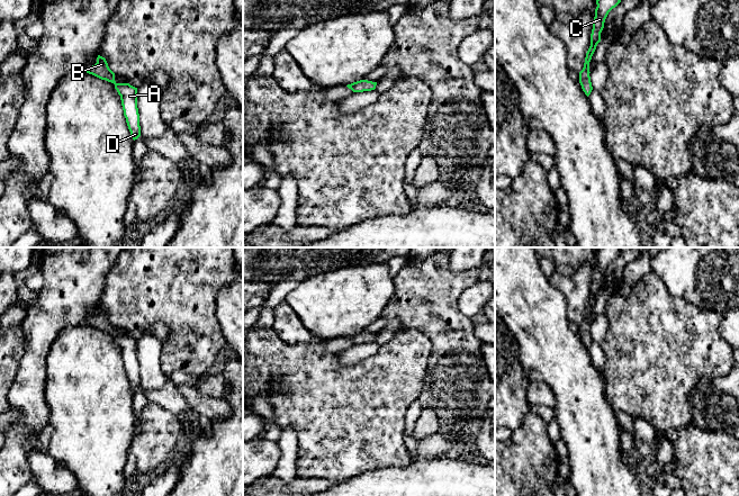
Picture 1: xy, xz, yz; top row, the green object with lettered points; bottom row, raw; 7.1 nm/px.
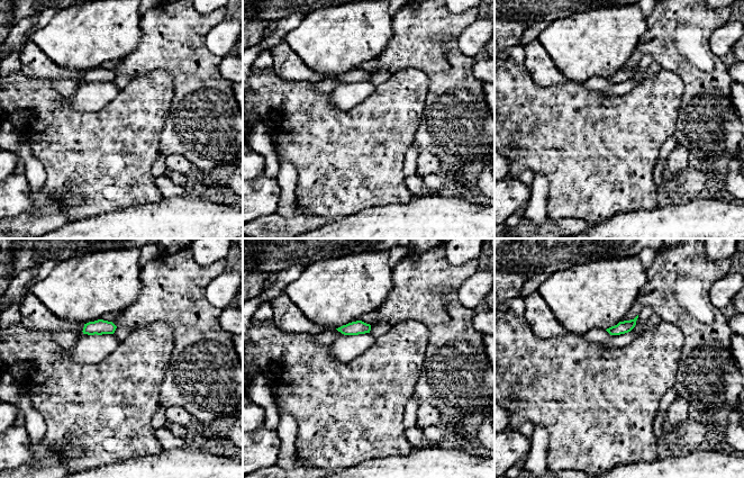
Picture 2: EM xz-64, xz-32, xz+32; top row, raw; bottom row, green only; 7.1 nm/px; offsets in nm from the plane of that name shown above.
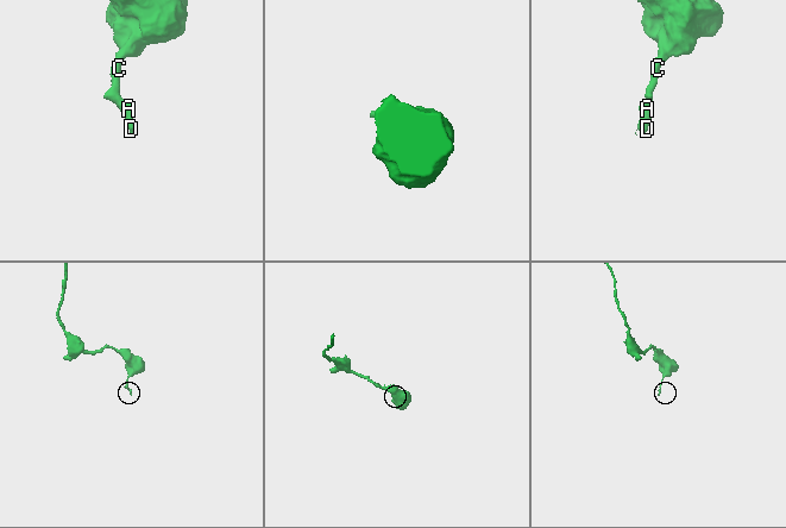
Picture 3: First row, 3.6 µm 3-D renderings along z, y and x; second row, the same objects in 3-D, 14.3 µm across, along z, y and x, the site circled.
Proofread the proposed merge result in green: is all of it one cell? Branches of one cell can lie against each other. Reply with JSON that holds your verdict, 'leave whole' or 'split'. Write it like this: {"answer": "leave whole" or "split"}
{"answer": "leave whole"}

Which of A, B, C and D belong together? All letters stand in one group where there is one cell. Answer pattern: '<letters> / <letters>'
A B C D

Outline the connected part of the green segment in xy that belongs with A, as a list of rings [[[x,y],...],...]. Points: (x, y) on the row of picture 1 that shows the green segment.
[[[100,55],[97,57],[97,63],[85,69],[85,72],[115,84],[115,89],[120,96],[124,116],[130,135],[134,141],[137,139],[141,136],[137,88],[129,83],[117,83],[115,81],[115,73],[109,69],[106,58]]]

